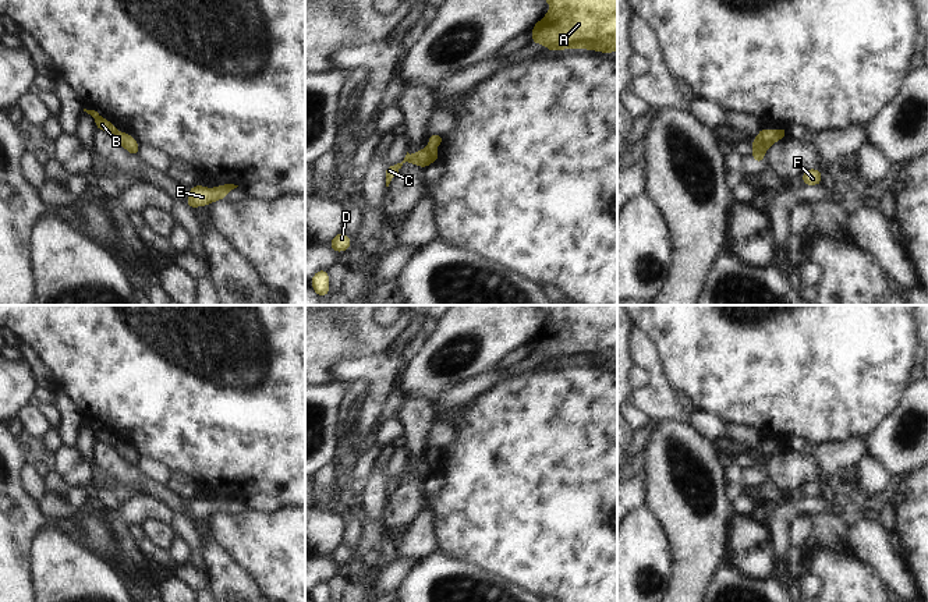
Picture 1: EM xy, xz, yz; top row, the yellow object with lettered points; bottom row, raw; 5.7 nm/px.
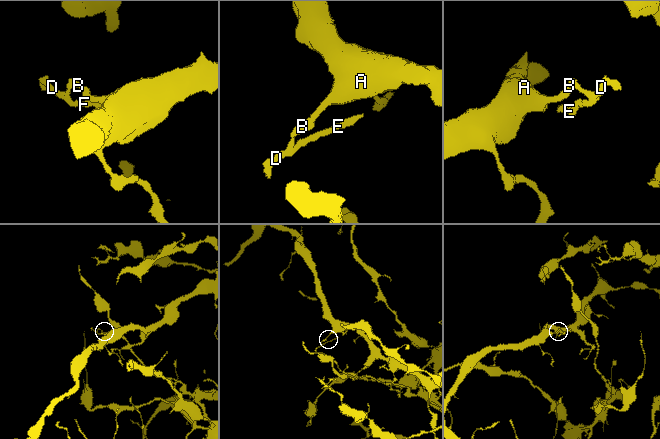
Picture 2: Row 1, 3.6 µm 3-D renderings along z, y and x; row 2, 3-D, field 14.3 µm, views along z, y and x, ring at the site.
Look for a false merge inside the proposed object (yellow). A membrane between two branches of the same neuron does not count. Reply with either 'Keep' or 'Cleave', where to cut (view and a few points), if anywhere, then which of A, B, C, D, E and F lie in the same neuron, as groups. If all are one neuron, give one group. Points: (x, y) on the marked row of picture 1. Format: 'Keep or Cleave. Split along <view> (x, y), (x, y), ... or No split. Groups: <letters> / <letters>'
Cleave. Split along xz (428, 147), (432, 162). Groups: A / B C D E F

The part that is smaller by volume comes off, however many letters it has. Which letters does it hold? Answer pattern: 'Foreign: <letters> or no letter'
Foreign: B, C, D, E, F

